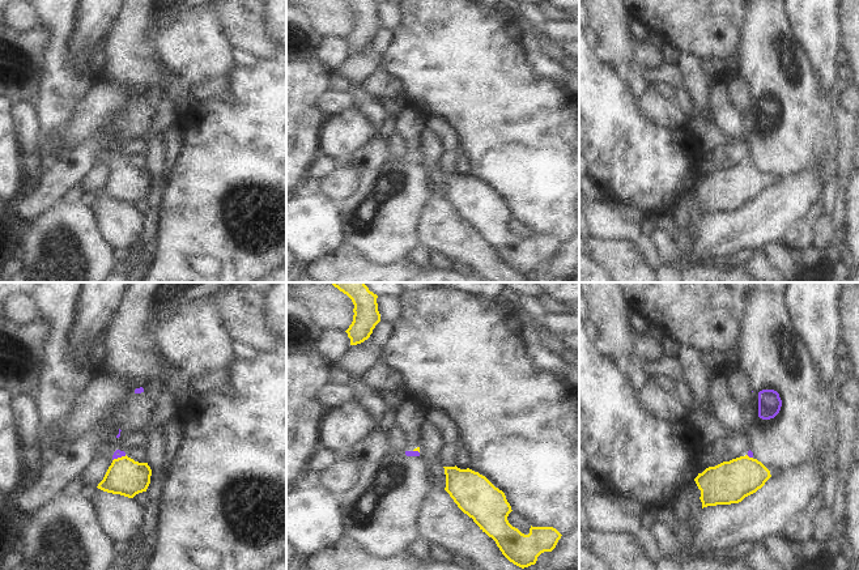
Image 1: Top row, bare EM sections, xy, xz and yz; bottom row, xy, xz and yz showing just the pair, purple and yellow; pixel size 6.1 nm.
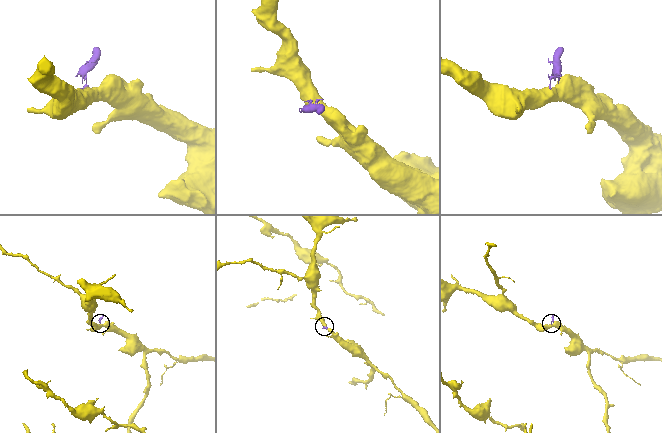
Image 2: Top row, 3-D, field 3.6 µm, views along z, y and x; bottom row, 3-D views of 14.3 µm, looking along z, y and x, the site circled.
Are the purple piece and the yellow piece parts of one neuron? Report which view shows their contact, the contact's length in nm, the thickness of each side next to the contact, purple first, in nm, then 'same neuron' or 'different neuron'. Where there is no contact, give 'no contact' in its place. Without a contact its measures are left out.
meets purple in xy; contact 90 nm long; 50 nm thick on the purple side, 220 nm on the other; different neuron

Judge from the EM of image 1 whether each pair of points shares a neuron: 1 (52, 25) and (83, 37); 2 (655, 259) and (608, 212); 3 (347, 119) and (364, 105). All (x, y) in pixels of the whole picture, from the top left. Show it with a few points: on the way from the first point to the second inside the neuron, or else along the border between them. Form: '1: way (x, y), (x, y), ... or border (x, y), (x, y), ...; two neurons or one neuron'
1: border (77, 13), (72, 30), (72, 59), (76, 63); two neurons
2: way (646, 246), (621, 225); one neuron
3: border (353, 107), (377, 131); two neurons

